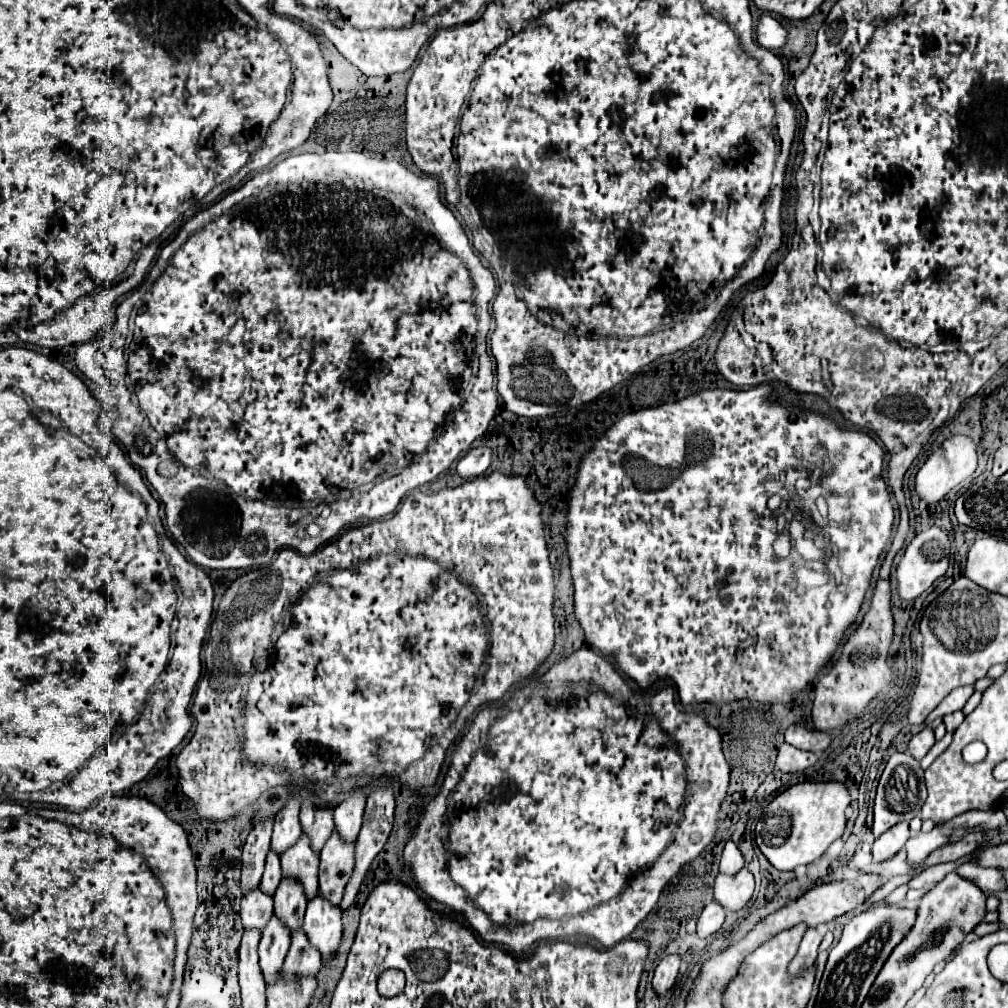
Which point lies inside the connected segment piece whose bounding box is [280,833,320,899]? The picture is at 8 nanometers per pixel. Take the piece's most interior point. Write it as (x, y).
(301, 860)

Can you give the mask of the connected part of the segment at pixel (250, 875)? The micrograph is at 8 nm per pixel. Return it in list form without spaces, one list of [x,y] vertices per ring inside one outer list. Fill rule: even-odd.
[[[268,817],[256,823],[248,835],[248,841],[242,851],[242,879],[240,879],[242,891],[248,891],[248,887],[258,887],[260,883],[262,871],[264,871],[264,859],[270,849],[272,821],[274,819]]]

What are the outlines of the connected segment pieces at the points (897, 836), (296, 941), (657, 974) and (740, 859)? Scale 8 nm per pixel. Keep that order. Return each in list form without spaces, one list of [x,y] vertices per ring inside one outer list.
[[[898,823],[894,827],[890,827],[882,837],[878,837],[872,845],[872,855],[874,855],[874,861],[876,863],[882,863],[882,861],[888,861],[890,857],[894,857],[902,847],[904,843],[908,841],[910,833],[908,833],[908,823]]]
[[[302,927],[292,929],[292,943],[284,961],[284,975],[294,977],[294,975],[316,975],[322,965],[320,951],[308,941],[306,933]]]
[[[672,953],[672,955],[666,955],[666,957],[658,963],[658,967],[656,967],[656,971],[654,971],[654,979],[652,979],[652,985],[654,985],[654,989],[656,989],[658,995],[664,993],[664,991],[668,991],[668,989],[674,985],[676,977],[678,977],[680,961],[682,961],[680,955],[678,955],[678,953]]]
[[[728,841],[722,851],[722,859],[720,859],[720,873],[734,875],[742,867],[744,867],[744,855],[740,853],[740,849],[736,847],[734,841]]]

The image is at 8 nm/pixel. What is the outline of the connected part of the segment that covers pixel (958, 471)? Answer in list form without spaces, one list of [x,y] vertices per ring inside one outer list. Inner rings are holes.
[[[956,435],[942,443],[942,447],[932,453],[926,463],[916,473],[916,493],[926,503],[938,503],[950,489],[954,489],[958,483],[968,479],[976,471],[976,447],[970,437]]]

